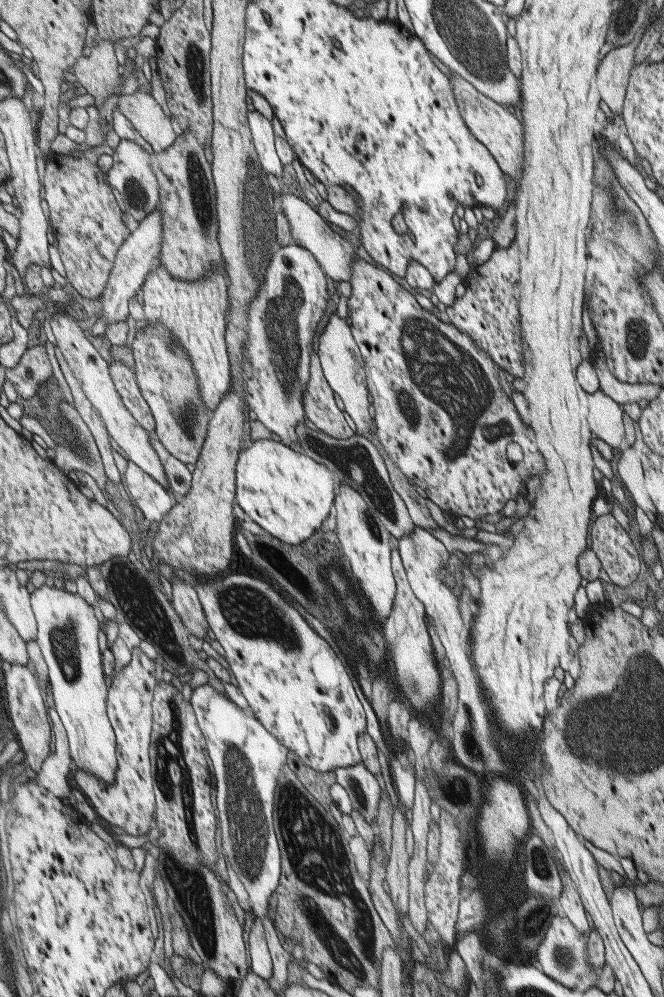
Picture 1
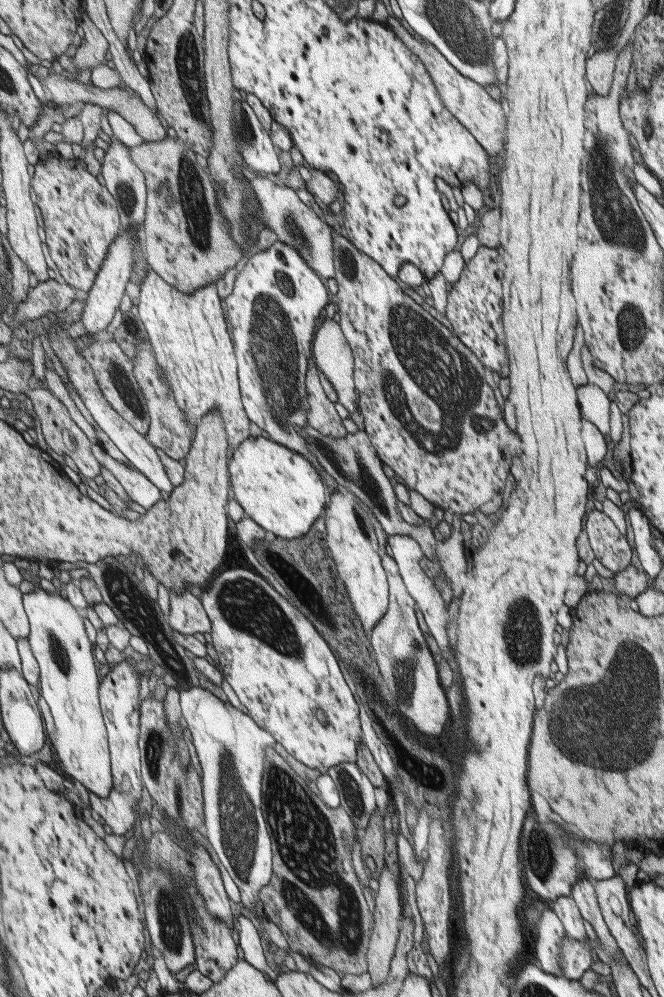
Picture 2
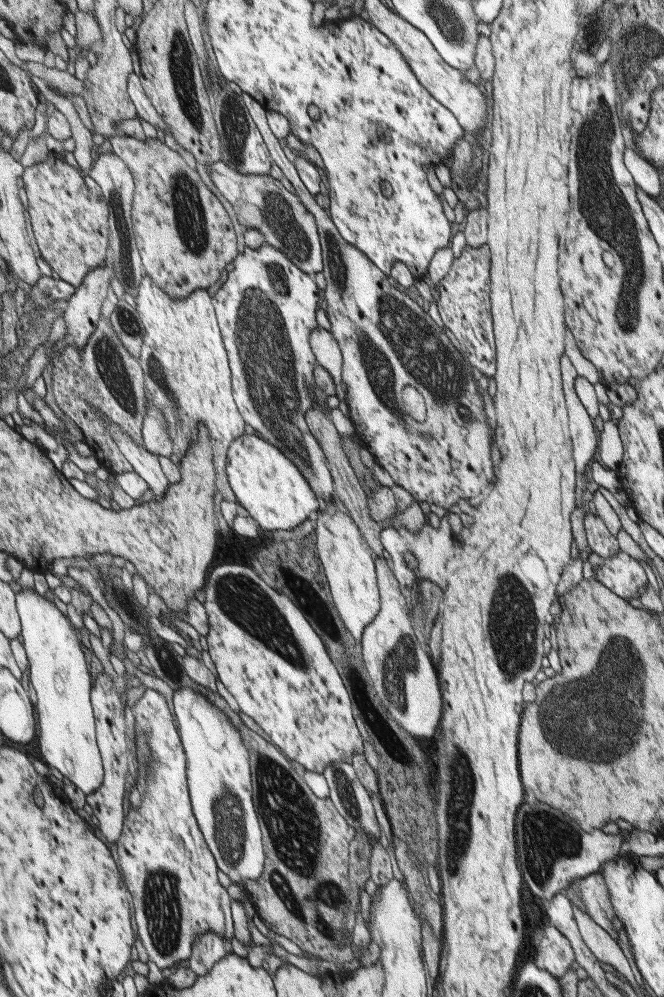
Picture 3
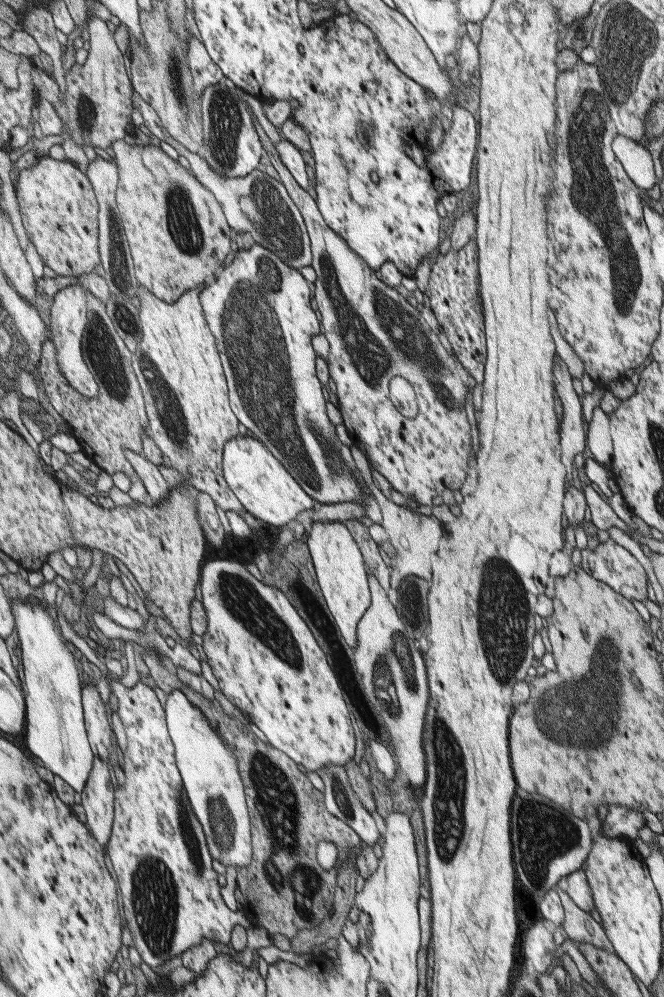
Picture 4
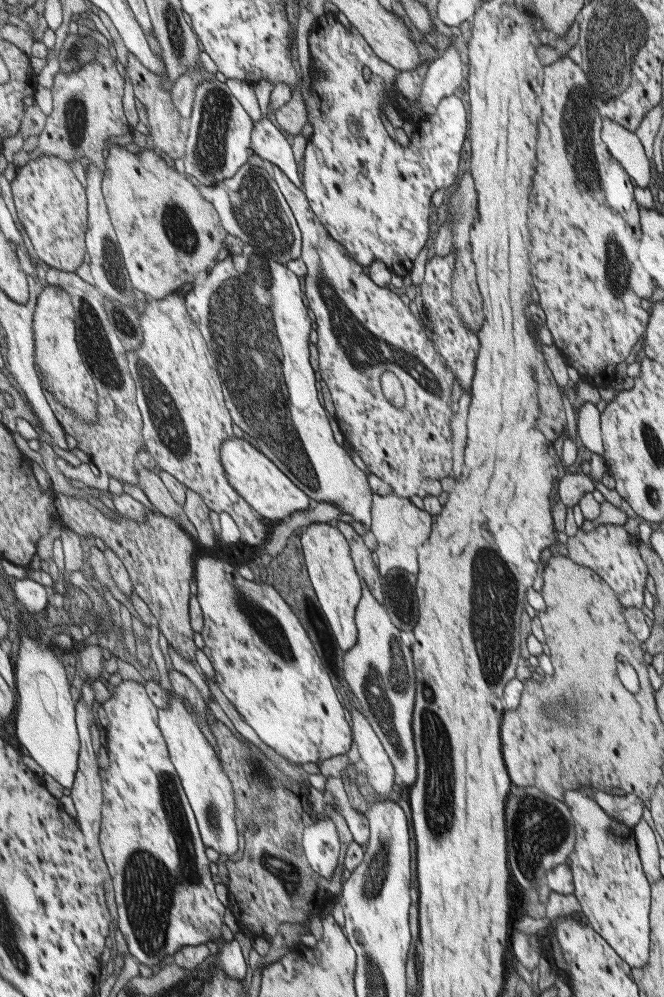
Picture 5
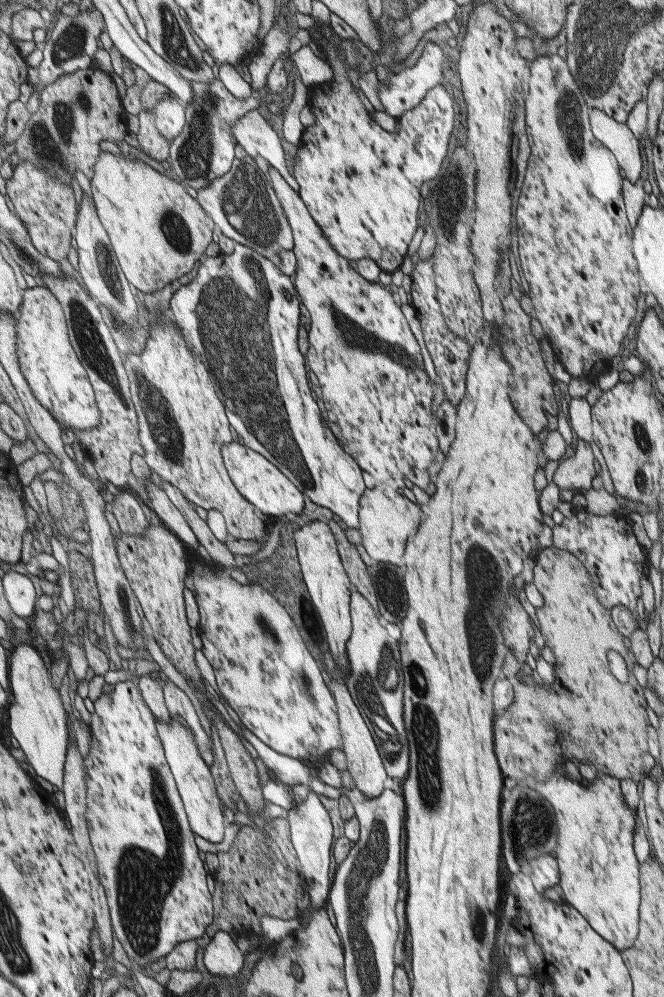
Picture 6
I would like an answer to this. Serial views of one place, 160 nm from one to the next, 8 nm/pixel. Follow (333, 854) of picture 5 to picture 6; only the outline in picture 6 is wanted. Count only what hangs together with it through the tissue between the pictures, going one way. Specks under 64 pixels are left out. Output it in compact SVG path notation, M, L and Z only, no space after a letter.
M312 791L307 800L297 803L288 811L287 819L290 824L292 844L300 860L299 869L308 885L311 900L309 908L313 910L313 906L325 906L330 897L329 892L331 892L331 858L333 858L333 838L335 838L331 816L327 808L321 804L319 793Z

